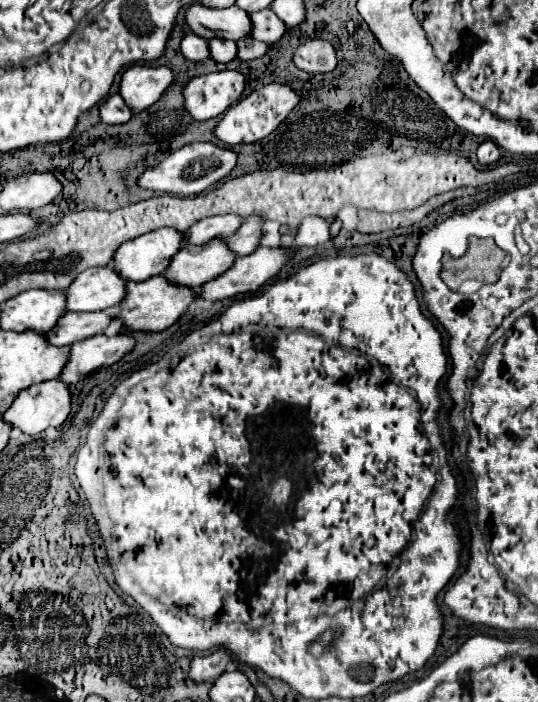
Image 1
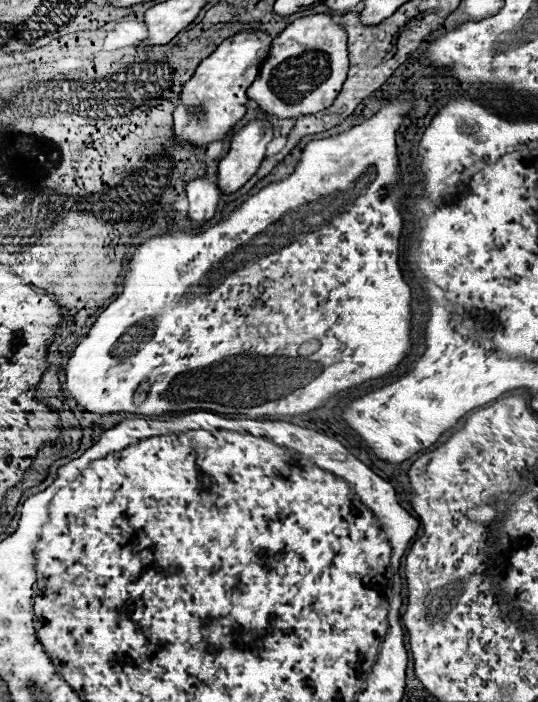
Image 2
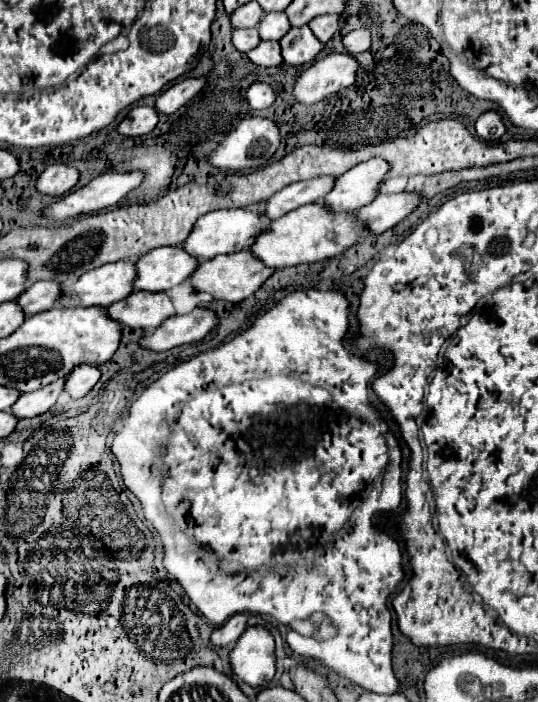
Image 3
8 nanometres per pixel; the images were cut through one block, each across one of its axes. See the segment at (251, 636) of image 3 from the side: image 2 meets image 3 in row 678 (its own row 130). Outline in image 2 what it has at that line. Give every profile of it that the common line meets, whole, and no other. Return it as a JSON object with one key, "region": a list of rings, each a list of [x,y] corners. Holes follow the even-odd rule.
{"region":[[[266,118],[252,120],[232,136],[230,152],[220,160],[216,174],[222,194],[238,192],[256,174],[270,140],[272,124]]]}

